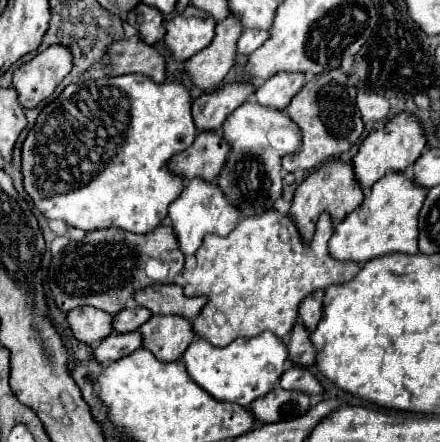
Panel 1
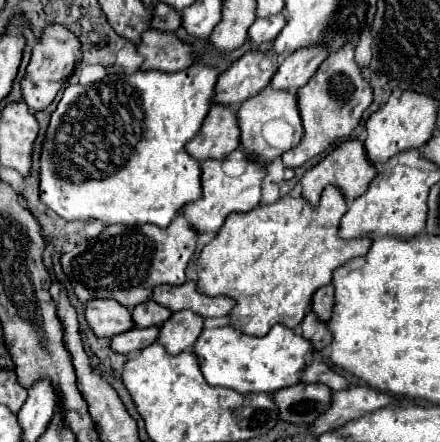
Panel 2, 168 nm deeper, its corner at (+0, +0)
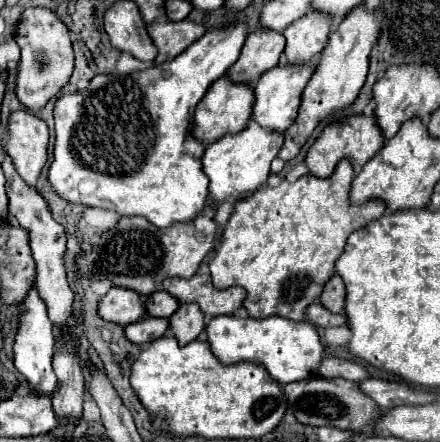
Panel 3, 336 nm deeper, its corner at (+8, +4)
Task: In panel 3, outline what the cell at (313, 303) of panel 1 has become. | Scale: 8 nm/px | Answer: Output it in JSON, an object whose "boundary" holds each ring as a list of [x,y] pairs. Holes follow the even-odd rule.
{"boundary":[[[334,274],[326,284],[324,290],[320,294],[320,304],[324,304],[324,308],[328,308],[334,314],[342,314],[344,312],[344,282],[338,274]]]}

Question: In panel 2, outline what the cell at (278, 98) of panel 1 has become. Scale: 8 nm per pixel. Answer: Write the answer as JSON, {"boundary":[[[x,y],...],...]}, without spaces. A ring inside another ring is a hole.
{"boundary":[[[322,44],[308,46],[308,48],[298,48],[296,52],[288,54],[278,72],[272,78],[274,88],[278,90],[298,90],[302,88],[318,70],[322,60],[328,56],[328,48]]]}

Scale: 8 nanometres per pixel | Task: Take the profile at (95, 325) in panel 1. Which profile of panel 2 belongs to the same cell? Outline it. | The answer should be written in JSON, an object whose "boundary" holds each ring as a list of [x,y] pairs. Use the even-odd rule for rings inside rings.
{"boundary":[[[108,298],[88,300],[86,320],[96,336],[116,336],[134,328],[132,312],[116,300]]]}

